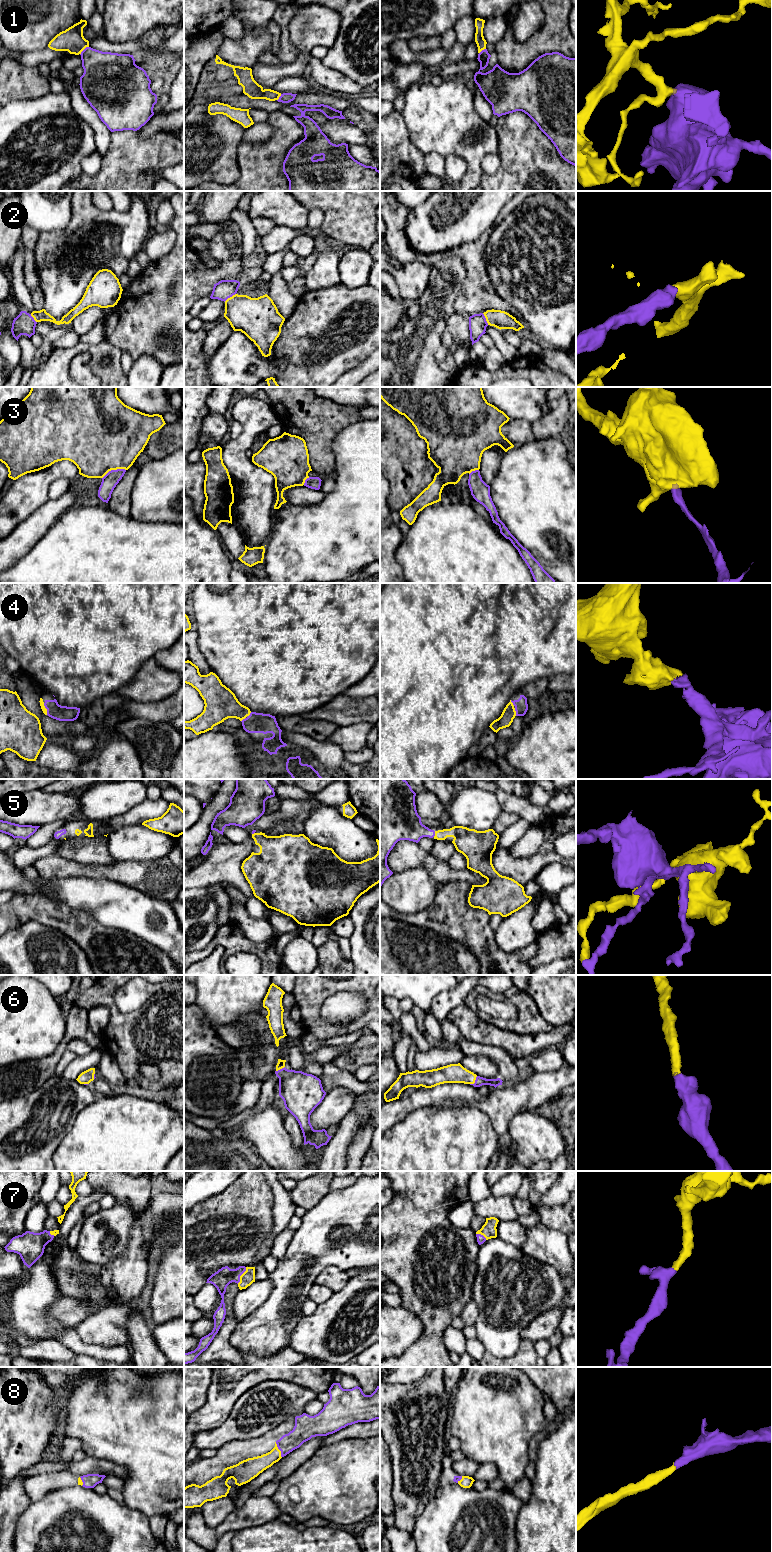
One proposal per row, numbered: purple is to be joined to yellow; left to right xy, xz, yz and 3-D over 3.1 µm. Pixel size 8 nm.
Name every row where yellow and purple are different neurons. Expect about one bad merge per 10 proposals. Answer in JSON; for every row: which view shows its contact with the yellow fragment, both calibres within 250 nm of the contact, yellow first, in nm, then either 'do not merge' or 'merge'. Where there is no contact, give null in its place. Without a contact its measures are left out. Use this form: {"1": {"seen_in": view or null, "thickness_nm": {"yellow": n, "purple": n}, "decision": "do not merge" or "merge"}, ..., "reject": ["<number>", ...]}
{"1": {"seen_in": "xy", "thickness_nm": {"yellow": 190, "purple": 340}, "decision": "merge"}, "2": {"seen_in": "yz", "thickness_nm": {"yellow": 140, "purple": 140}, "decision": "merge"}, "3": {"seen_in": "xy", "thickness_nm": {"yellow": 500, "purple": 120}, "decision": "merge"}, "4": {"seen_in": "xy", "thickness_nm": {"yellow": 40, "purple": 130}, "decision": "merge"}, "5": {"seen_in": "yz", "thickness_nm": {"yellow": 190, "purple": 240}, "decision": "merge"}, "6": {"seen_in": "yz", "thickness_nm": {"yellow": 160, "purple": 70}, "decision": "merge"}, "7": {"seen_in": "xz", "thickness_nm": {"yellow": 110, "purple": 150}, "decision": "merge"}, "8": {"seen_in": "xz", "thickness_nm": {"yellow": 150, "purple": 160}, "decision": "merge"}, "reject": []}

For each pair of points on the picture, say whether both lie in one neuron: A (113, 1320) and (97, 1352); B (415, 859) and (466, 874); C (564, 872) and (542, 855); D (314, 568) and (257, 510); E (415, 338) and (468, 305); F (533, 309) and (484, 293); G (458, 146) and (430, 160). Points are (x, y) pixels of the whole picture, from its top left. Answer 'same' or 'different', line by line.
A: different
B: same
C: different
D: different
E: different
F: different
G: different

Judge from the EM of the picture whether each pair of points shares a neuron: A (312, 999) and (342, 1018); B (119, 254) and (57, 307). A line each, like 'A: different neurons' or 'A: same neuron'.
A: different neurons
B: same neuron

